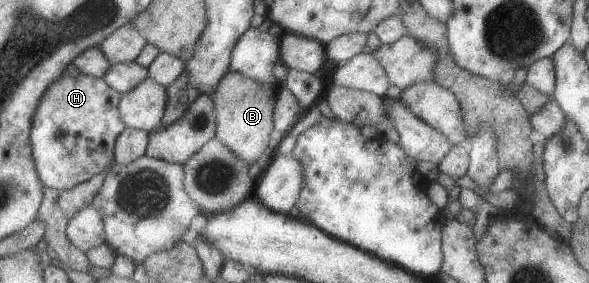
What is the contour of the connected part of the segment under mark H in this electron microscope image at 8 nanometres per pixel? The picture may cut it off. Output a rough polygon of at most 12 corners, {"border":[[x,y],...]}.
{"border":[[64,74],[32,129],[46,187],[114,164],[128,127],[105,78]]}

